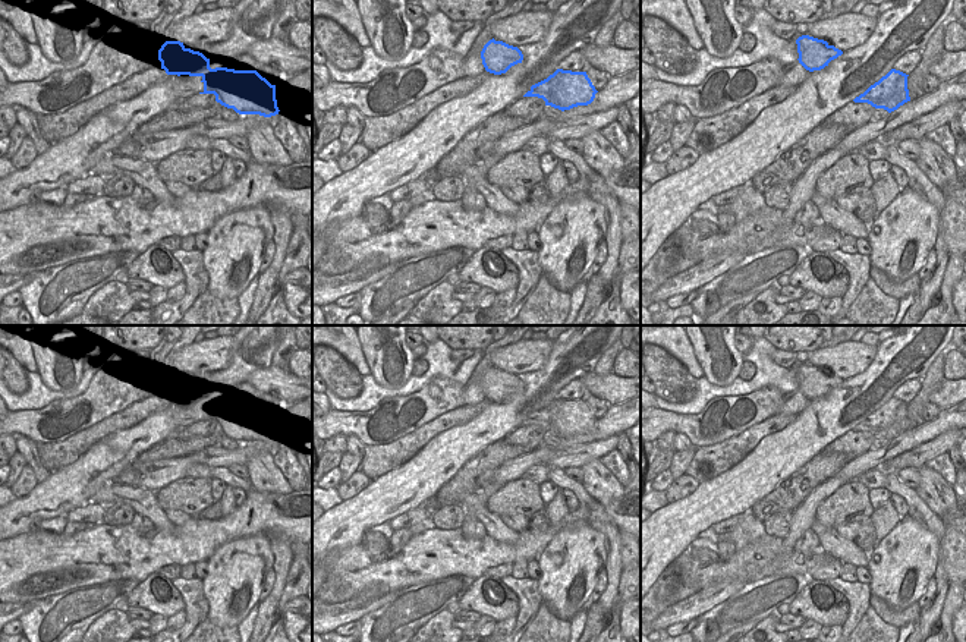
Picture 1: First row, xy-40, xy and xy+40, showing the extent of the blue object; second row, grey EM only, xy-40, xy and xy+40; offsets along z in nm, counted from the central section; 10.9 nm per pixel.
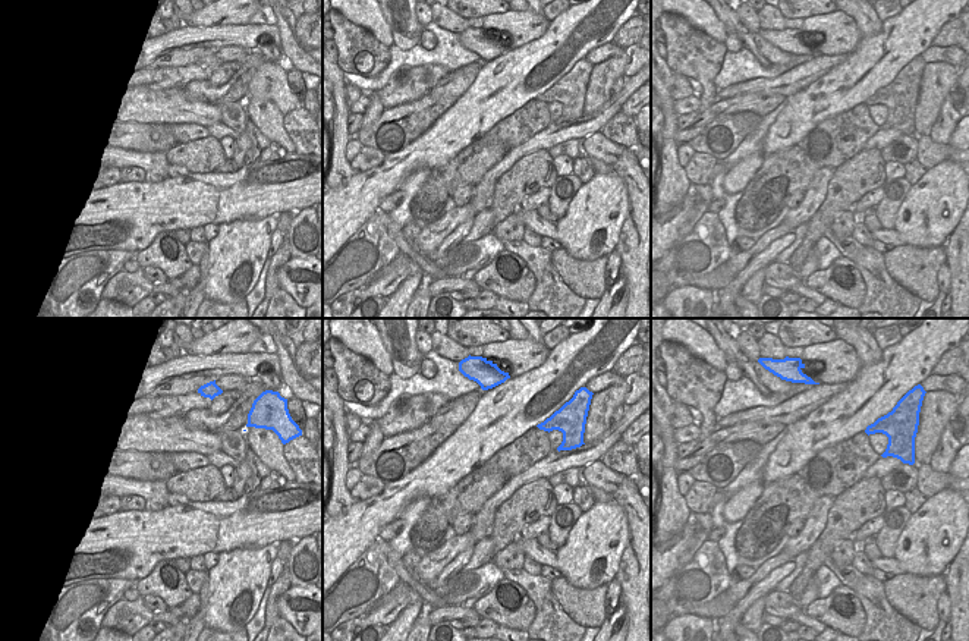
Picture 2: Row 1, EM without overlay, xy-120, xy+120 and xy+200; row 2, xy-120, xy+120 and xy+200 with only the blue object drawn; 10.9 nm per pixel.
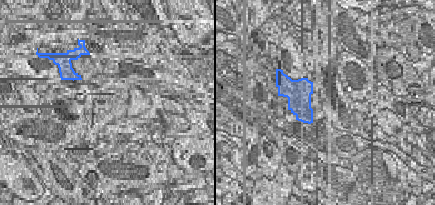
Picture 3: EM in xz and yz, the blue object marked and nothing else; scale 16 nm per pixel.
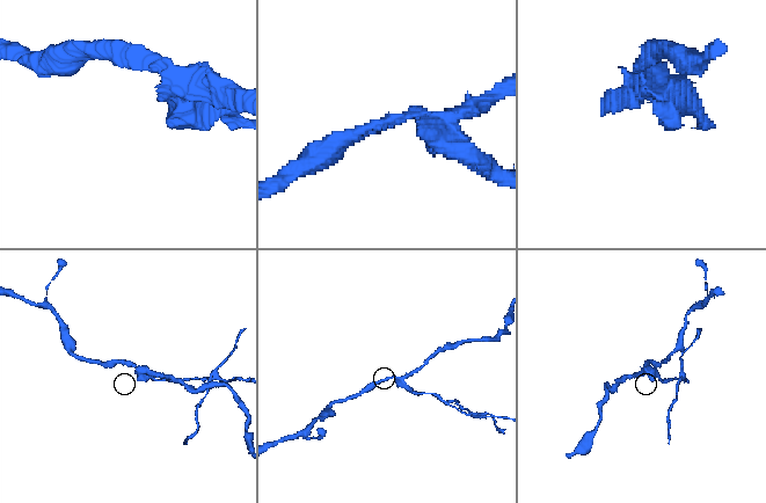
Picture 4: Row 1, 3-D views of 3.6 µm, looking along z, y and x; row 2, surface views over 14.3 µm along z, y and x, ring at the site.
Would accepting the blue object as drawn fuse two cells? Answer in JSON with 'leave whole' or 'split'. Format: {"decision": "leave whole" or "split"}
{"decision": "split"}

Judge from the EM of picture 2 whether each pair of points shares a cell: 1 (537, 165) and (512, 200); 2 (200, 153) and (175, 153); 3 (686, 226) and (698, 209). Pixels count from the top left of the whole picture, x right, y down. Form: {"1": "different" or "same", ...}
{"1": "same", "2": "same", "3": "same"}

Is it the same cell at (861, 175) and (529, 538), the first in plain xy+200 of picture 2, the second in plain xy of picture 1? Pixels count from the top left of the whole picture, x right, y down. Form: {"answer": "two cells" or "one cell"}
{"answer": "two cells"}

